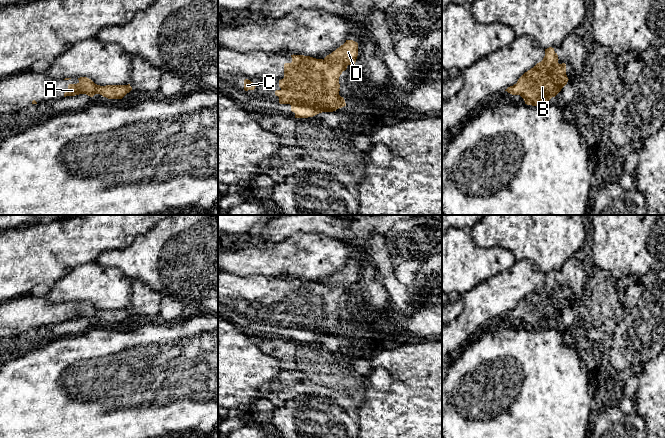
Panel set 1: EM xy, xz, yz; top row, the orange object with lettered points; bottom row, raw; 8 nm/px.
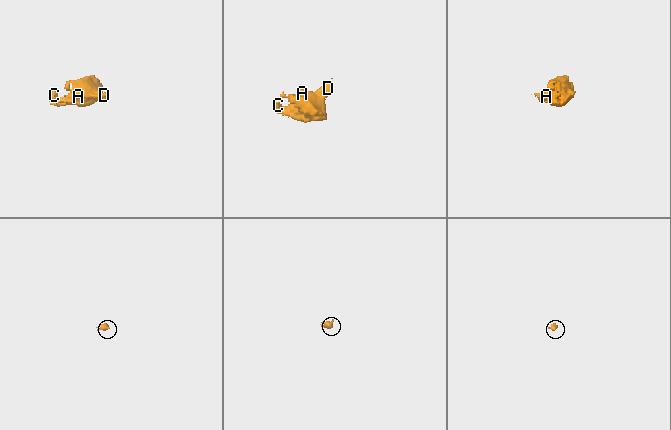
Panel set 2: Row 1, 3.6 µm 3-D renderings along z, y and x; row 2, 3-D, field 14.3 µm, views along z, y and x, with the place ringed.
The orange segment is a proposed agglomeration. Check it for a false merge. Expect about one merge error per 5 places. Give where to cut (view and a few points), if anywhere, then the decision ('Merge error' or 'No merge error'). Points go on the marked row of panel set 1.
No split. No merge error

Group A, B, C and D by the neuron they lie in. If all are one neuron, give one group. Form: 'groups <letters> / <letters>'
groups A B C D

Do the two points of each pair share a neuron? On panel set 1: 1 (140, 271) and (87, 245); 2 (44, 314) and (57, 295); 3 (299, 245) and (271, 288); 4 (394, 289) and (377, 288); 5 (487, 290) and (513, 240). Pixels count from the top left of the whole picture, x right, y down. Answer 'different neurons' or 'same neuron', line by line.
1: different neurons
2: different neurons
3: different neurons
4: different neurons
5: different neurons

